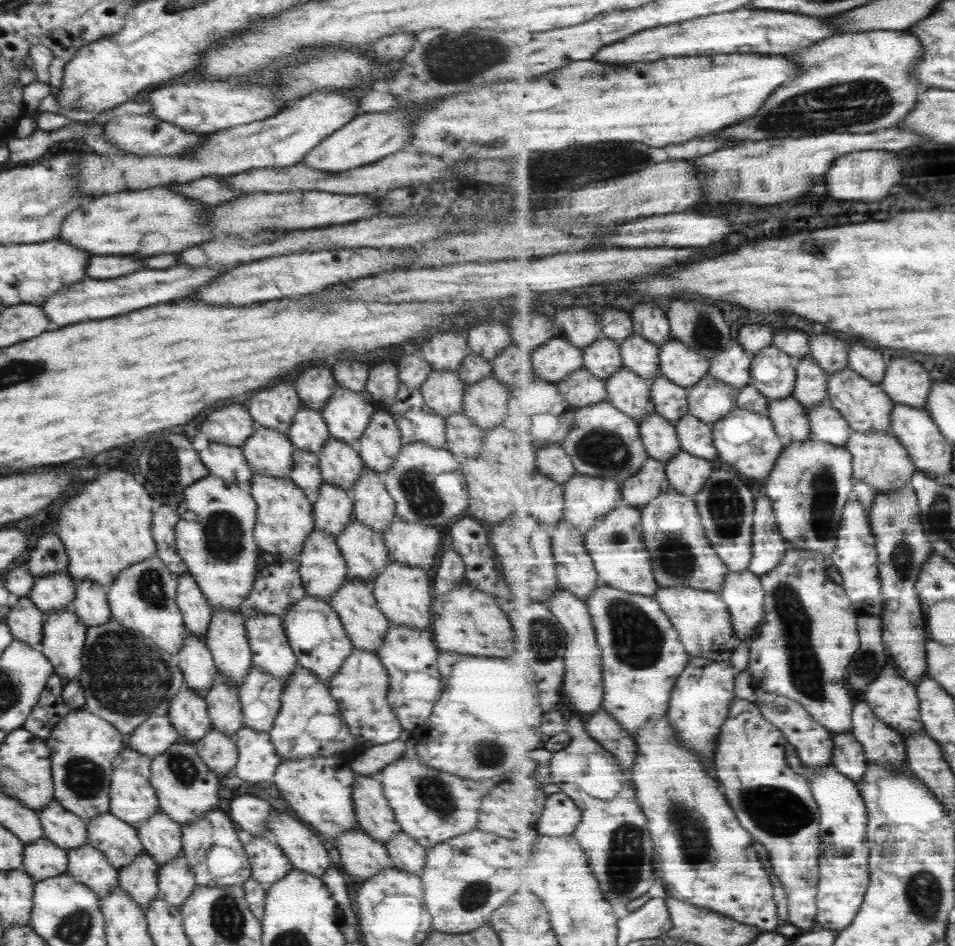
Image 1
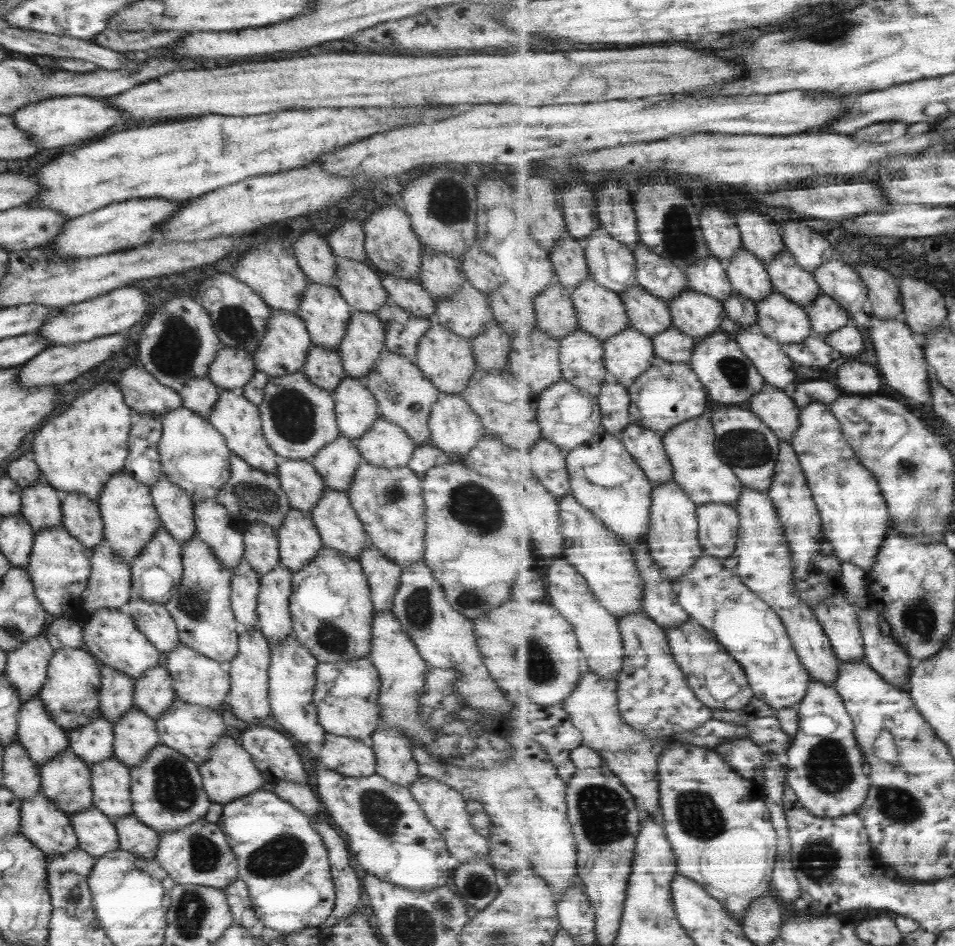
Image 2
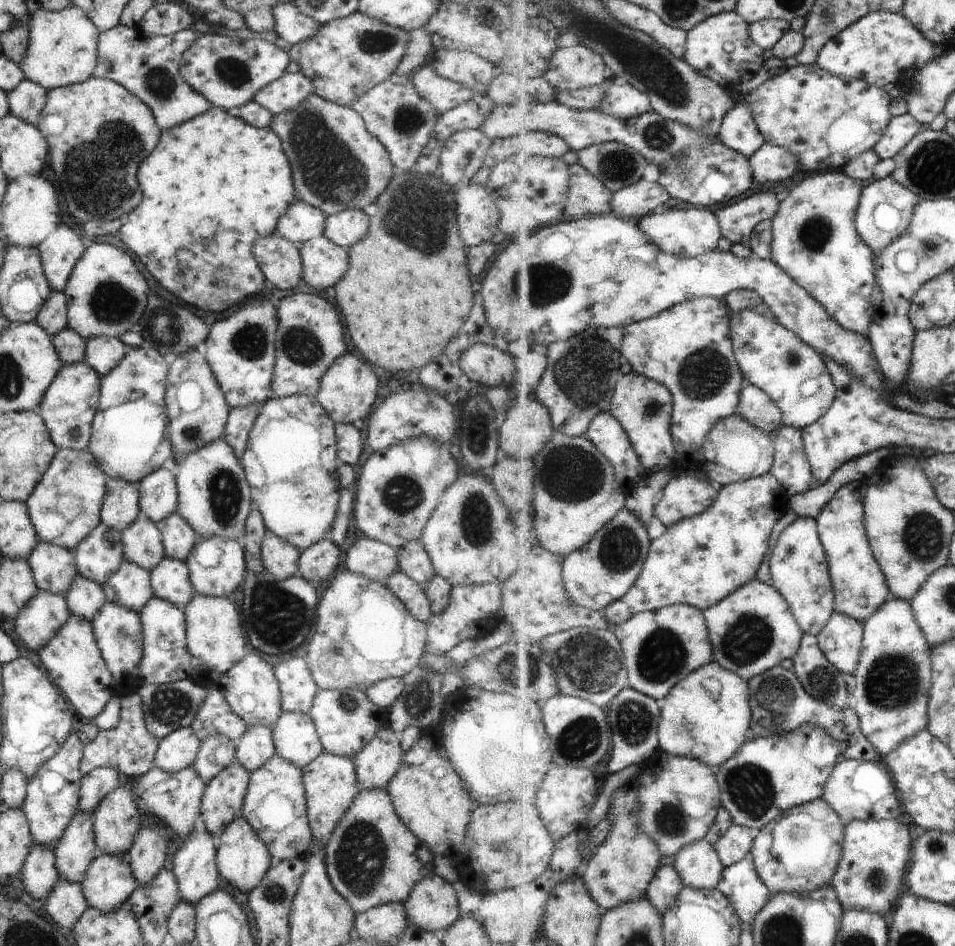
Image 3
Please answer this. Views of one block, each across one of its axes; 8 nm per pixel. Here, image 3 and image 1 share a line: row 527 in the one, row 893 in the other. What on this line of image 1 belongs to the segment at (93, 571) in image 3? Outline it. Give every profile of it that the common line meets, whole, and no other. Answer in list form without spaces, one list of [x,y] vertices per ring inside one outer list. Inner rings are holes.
[[[80,846],[67,851],[67,873],[74,880],[88,885],[96,895],[98,904],[104,904],[104,897],[119,886],[118,869],[113,868],[102,851],[89,846]]]

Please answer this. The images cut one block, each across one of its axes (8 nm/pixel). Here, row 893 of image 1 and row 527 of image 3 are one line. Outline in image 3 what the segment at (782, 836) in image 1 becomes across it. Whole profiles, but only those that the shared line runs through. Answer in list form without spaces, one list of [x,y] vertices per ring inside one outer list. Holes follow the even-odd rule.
[[[799,516],[784,534],[772,553],[773,585],[788,599],[805,634],[820,636],[836,610],[835,583],[827,550],[820,536],[817,516]]]

